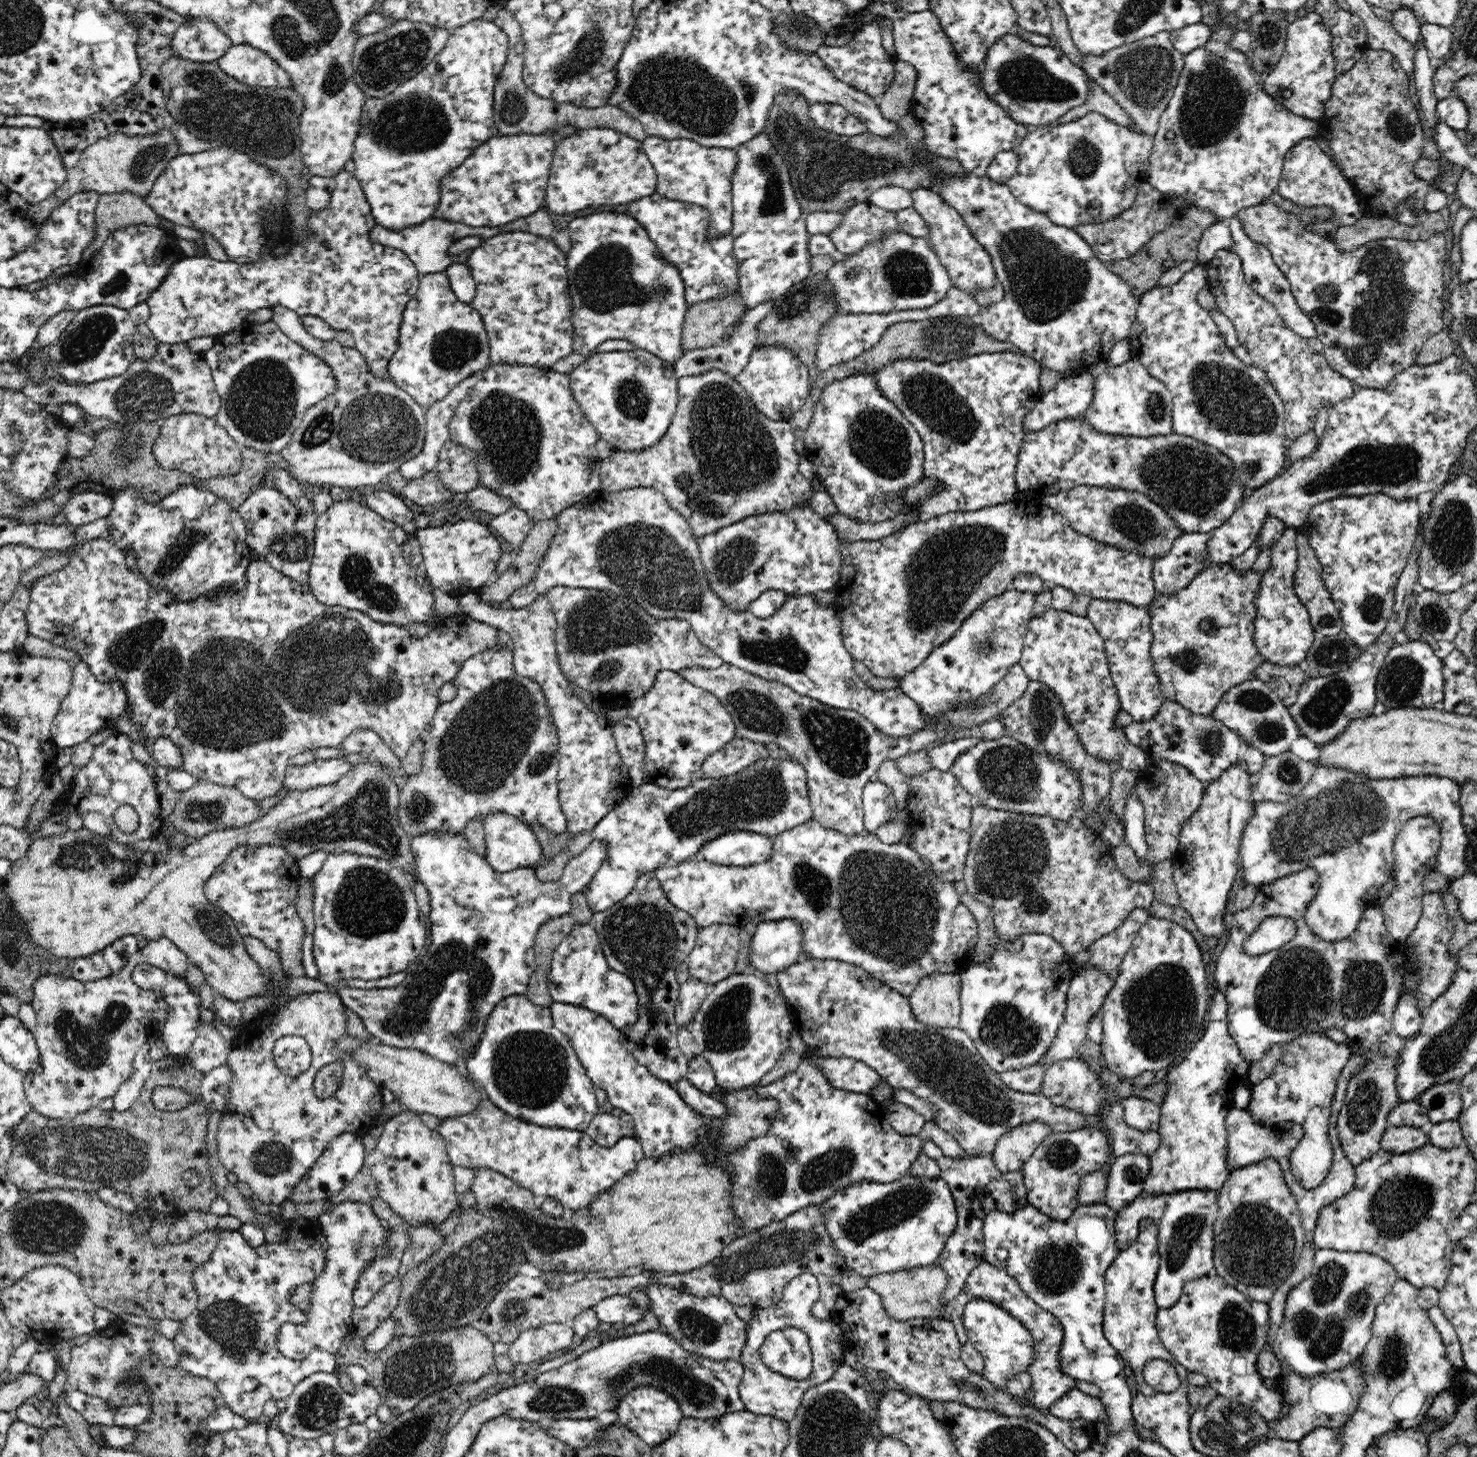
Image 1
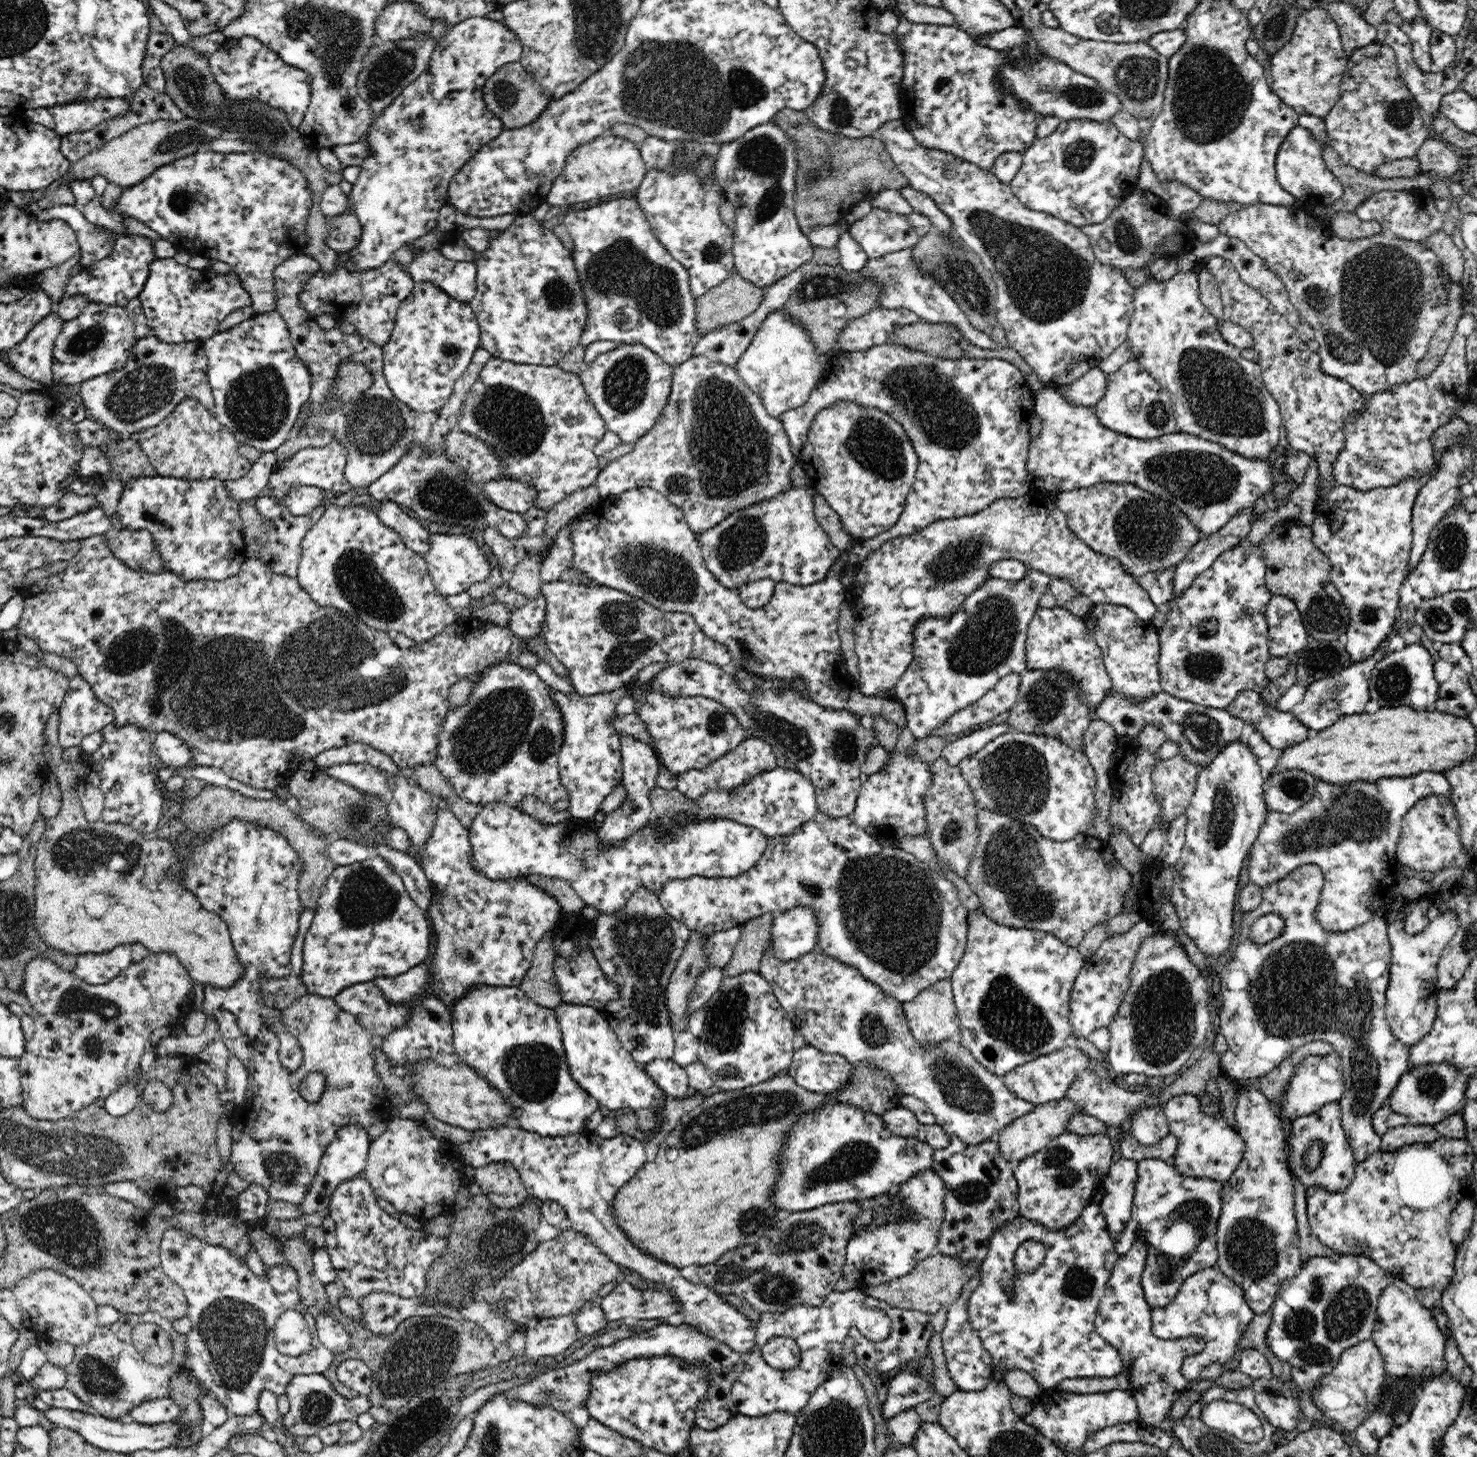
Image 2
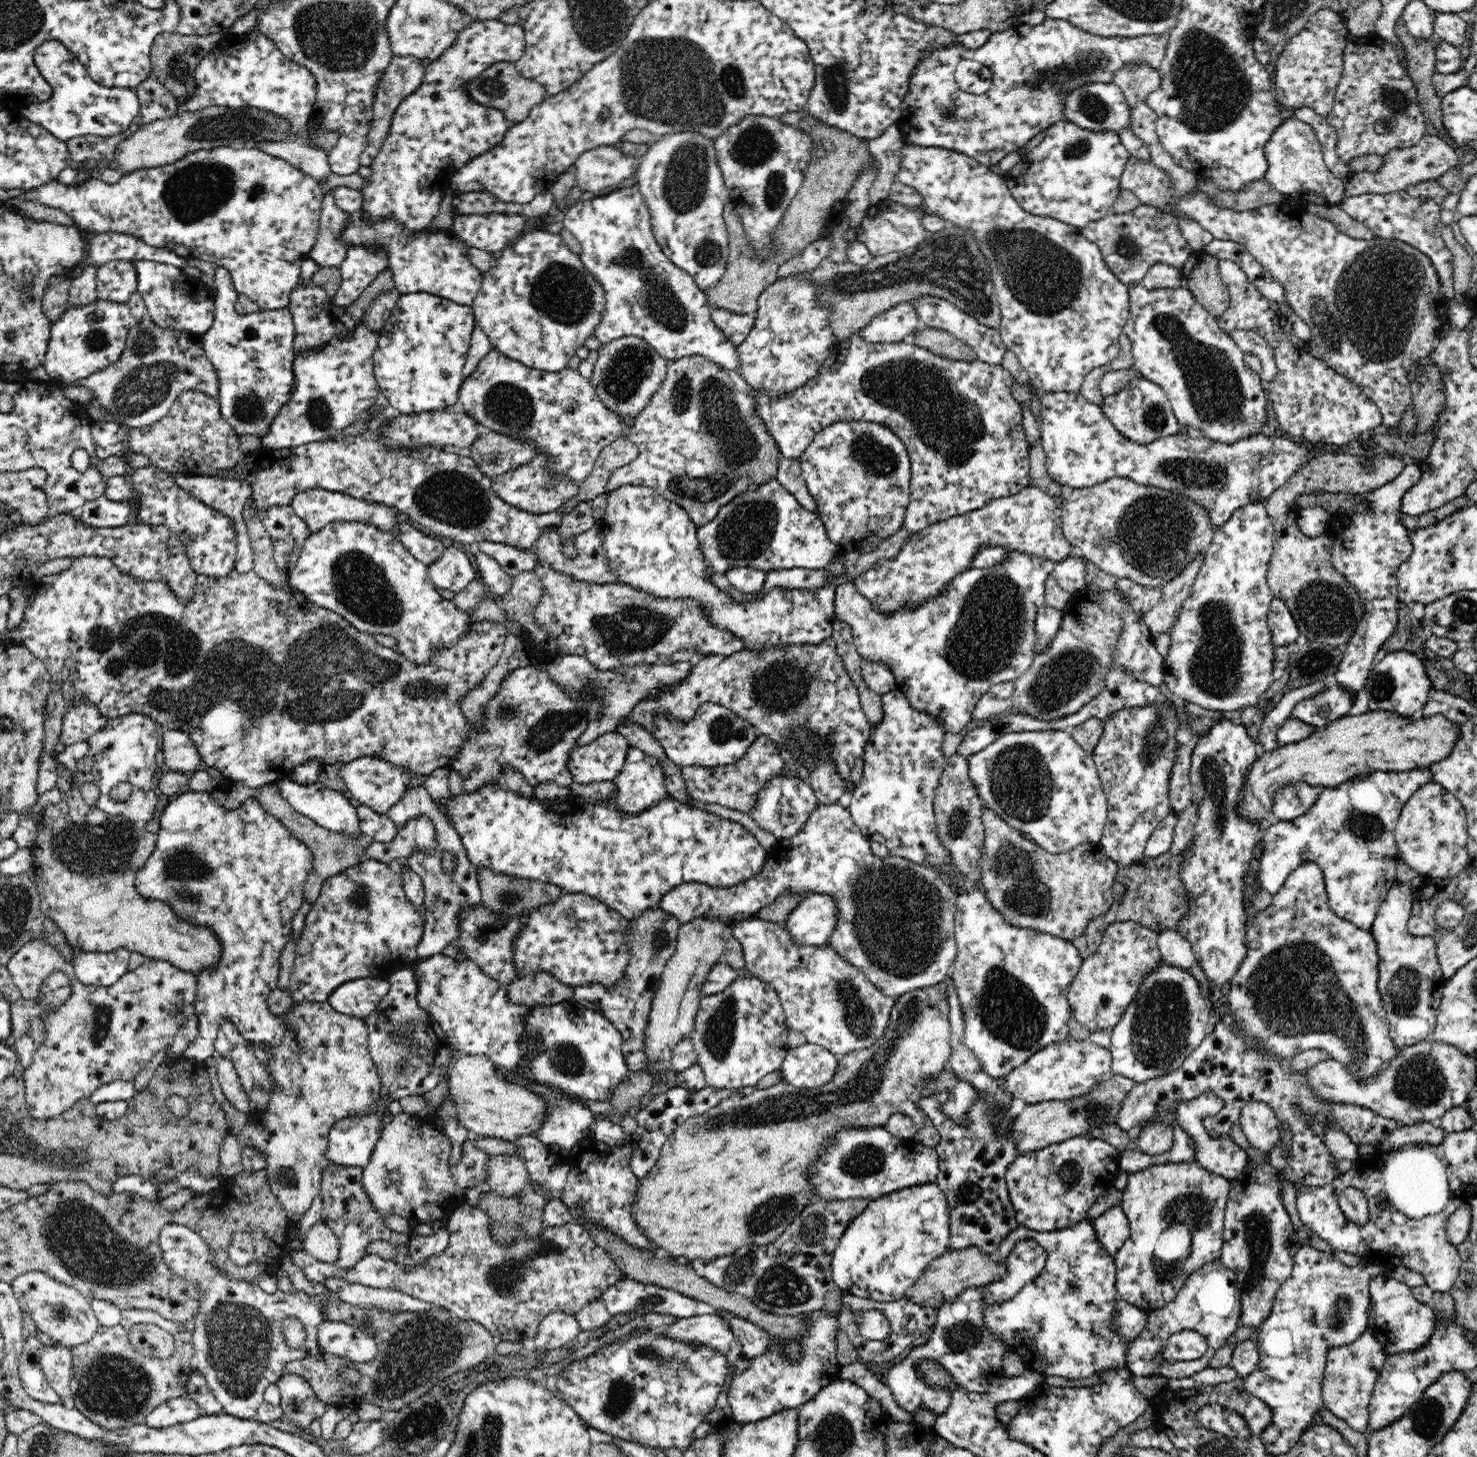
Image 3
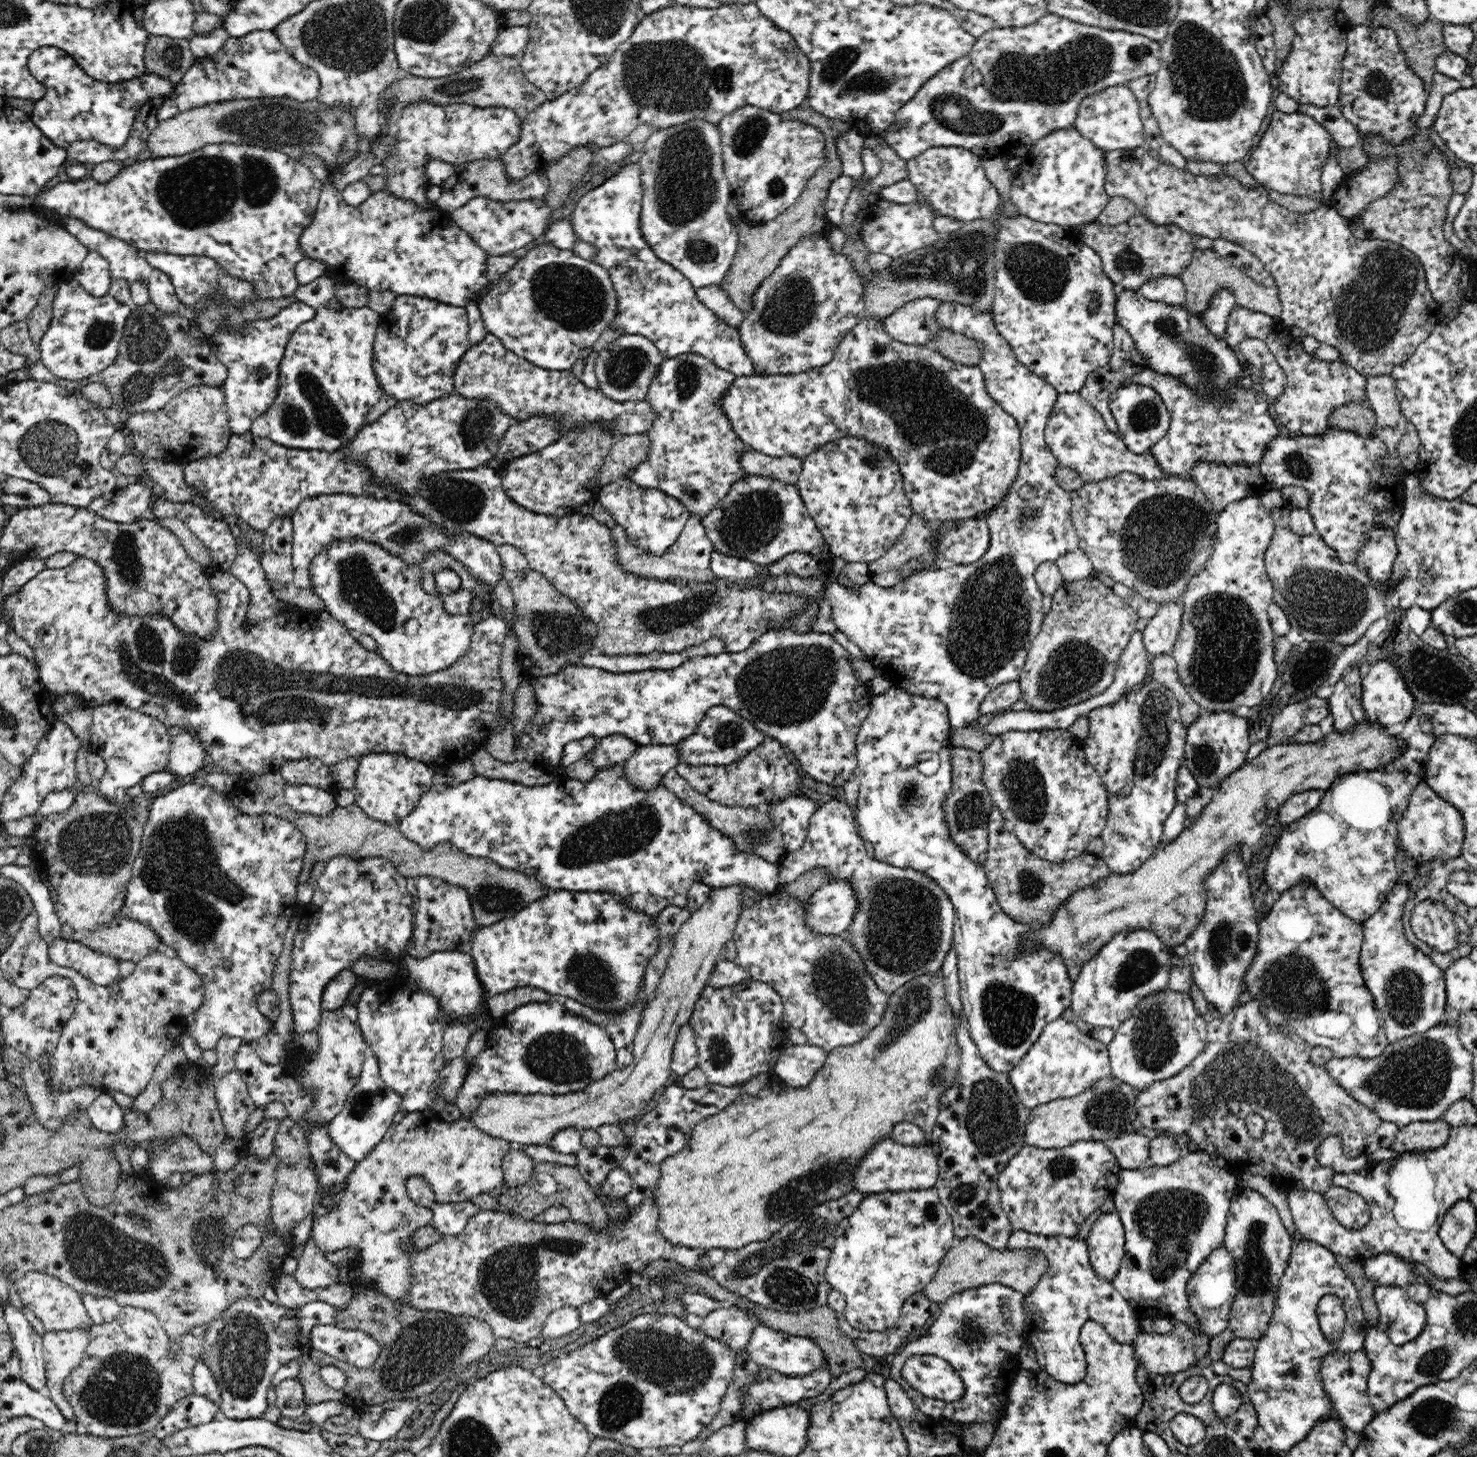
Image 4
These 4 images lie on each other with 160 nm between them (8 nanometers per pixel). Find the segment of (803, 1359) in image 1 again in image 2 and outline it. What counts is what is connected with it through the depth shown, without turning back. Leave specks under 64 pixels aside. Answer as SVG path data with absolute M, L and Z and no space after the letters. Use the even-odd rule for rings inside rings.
M772 1337L768 1344L763 1346L762 1357L768 1365L776 1370L792 1370L798 1367L800 1350L796 1341L790 1337Z

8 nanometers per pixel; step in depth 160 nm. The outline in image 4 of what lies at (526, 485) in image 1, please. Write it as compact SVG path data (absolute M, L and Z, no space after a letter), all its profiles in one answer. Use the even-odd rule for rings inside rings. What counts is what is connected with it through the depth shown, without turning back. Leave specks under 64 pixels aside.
M487 332L484 339L471 344L454 370L454 389L462 397L494 399L499 409L513 419L528 420L534 414L546 412L548 416L559 416L564 425L562 432L584 422L605 422L613 434L642 434L651 429L657 416L648 401L617 402L607 398L600 391L590 390L580 377L569 370L548 370L533 365L530 361L508 350L500 338Z

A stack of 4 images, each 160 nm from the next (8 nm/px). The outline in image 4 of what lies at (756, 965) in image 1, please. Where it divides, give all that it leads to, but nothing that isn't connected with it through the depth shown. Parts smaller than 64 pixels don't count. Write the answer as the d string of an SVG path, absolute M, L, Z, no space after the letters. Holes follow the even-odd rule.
M833 879L807 899L806 922L814 932L843 935L854 920L859 900L848 881Z

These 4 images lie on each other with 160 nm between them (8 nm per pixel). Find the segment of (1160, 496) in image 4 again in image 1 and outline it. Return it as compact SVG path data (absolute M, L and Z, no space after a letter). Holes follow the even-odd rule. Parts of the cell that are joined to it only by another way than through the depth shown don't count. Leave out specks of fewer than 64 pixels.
M1082 485L1044 495L1042 502L1065 516L1079 534L1110 547L1138 553L1140 557L1150 560L1167 555L1176 538L1185 533L1162 506L1137 490Z

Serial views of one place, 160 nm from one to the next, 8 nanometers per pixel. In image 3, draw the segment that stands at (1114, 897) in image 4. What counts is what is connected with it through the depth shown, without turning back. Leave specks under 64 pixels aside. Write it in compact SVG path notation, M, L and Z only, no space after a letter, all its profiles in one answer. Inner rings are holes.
M1384 710L1368 711L1362 715L1345 715L1337 721L1326 725L1322 731L1315 731L1309 738L1298 743L1290 743L1276 748L1271 752L1264 752L1260 758L1253 762L1240 790L1237 814L1246 823L1260 825L1269 818L1274 808L1274 797L1277 790L1283 786L1293 785L1296 782L1306 782L1310 786L1332 787L1340 786L1347 781L1358 781L1359 778L1377 771L1405 772L1415 769L1429 769L1435 762L1444 761L1459 738L1460 726L1448 721L1442 714L1433 714L1430 718L1412 720L1410 716L1402 718L1398 713ZM1193 841L1180 854L1165 852L1160 856L1145 856L1142 862L1138 863L1138 866L1118 868L1115 882L1124 885L1122 896L1112 902L1108 912L1092 918L1086 924L1086 928L1080 936L1070 940L1072 945L1078 949L1078 955L1082 957L1082 960L1096 952L1107 926L1115 922L1134 921L1148 927L1150 930L1155 930L1157 933L1167 930L1174 930L1179 933L1177 926L1182 919L1188 916L1189 904L1193 899L1193 896L1184 887L1182 879L1180 879L1181 864L1191 851L1192 845Z

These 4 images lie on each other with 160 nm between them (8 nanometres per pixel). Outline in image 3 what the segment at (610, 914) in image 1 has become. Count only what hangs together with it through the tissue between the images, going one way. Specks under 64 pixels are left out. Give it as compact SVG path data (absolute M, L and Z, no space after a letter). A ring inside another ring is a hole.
M660 908L644 911L632 919L627 926L627 941L631 957L625 976L613 989L600 985L577 986L572 990L571 1000L602 1014L622 1035L622 1050L642 1051L644 1048L644 1028L648 1022L650 1004L659 985L661 974L668 959L674 954L681 922L669 912Z

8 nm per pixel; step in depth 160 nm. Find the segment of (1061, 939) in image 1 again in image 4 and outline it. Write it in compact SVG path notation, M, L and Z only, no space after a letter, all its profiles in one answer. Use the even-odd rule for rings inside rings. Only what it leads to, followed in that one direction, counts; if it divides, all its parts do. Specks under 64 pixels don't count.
M994 806L990 812L988 826L989 843L987 859L982 864L987 880L1002 910L1019 923L1044 924L1052 918L1058 904L1066 902L1070 894L1089 885L1096 885L1102 878L1114 874L1102 857L1084 852L1068 862L1054 863L1030 853L1014 835L1005 828L1002 811Z

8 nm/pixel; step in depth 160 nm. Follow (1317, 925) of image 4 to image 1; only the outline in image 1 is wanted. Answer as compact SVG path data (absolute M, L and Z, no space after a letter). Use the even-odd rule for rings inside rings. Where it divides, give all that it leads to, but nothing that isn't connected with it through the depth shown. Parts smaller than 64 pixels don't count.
M1314 868L1291 873L1271 884L1260 886L1250 908L1238 911L1230 920L1228 943L1218 958L1213 983L1224 993L1228 1003L1227 1029L1230 1037L1240 1049L1240 1057L1248 1063L1248 1068L1256 1064L1272 1045L1286 1045L1295 1038L1314 1033L1324 1033L1338 1028L1346 1035L1346 1045L1351 1053L1364 1059L1358 1072L1348 1080L1346 1096L1337 1118L1340 1146L1347 1159L1356 1167L1380 1151L1383 1132L1387 1129L1388 1112L1401 1101L1397 1093L1397 1062L1405 1039L1393 1029L1394 1006L1400 996L1404 948L1401 942L1392 938L1387 931L1383 910L1380 906L1364 911L1356 930L1344 940L1332 942L1320 938L1305 921L1308 905L1319 891L1321 880ZM1283 916L1292 919L1297 926L1294 938L1282 944L1278 950L1271 950L1260 956L1252 956L1243 951L1244 941L1264 923L1266 917Z

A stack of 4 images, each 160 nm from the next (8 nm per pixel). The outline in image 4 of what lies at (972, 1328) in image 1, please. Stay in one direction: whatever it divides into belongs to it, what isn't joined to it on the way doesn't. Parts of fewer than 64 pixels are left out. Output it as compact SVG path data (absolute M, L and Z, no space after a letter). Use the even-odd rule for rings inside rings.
M1016 1230L1010 1236L1008 1249L1037 1249L1042 1251L1048 1259L1049 1269L1044 1273L1044 1278L1036 1286L1036 1290L1025 1296L1025 1331L1023 1337L1025 1342L1029 1341L1033 1344L1036 1351L1036 1359L1040 1364L1040 1373L1048 1374L1054 1377L1058 1382L1064 1384L1076 1384L1082 1382L1086 1376L1087 1361L1085 1353L1080 1346L1080 1328L1082 1324L1088 1320L1094 1320L1101 1324L1106 1332L1120 1344L1132 1345L1136 1335L1140 1332L1140 1321L1128 1301L1124 1299L1116 1290L1113 1284L1099 1278L1096 1271L1092 1269L1087 1250L1087 1242L1080 1238L1045 1238L1038 1234L1028 1234L1026 1232Z

